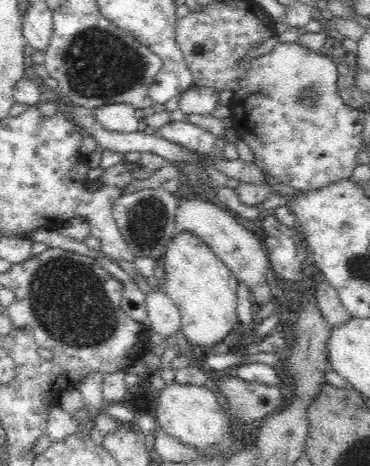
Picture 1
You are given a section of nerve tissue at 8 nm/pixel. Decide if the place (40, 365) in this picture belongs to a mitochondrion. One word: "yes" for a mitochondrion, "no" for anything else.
no

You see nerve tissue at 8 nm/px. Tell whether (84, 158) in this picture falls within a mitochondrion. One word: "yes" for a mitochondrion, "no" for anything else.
no

